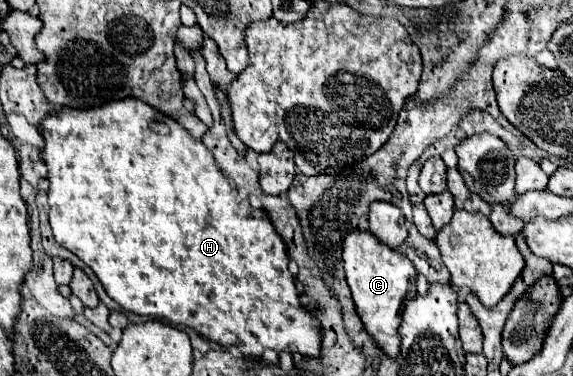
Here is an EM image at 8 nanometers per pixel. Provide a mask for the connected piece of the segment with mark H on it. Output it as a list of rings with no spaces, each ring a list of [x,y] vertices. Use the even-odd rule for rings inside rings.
[[[120,99],[120,101],[110,101],[102,107],[92,107],[92,109],[62,109],[58,113],[48,115],[42,121],[42,135],[46,139],[44,147],[44,161],[48,165],[48,203],[50,203],[50,227],[56,237],[56,241],[76,253],[100,279],[104,285],[106,293],[126,311],[146,315],[152,319],[160,319],[172,325],[182,325],[182,327],[192,327],[198,335],[204,339],[218,343],[222,347],[238,347],[238,351],[246,357],[260,359],[266,349],[276,351],[278,355],[282,351],[296,353],[302,357],[320,357],[322,351],[322,327],[316,315],[308,311],[306,305],[302,305],[300,297],[302,293],[296,287],[296,279],[288,271],[288,255],[286,255],[286,245],[282,237],[276,233],[272,221],[268,219],[264,209],[254,209],[248,199],[238,199],[238,189],[230,185],[230,181],[222,175],[222,171],[216,167],[212,153],[208,147],[204,147],[202,141],[192,139],[184,127],[180,127],[174,119],[168,119],[160,115],[156,109],[148,107],[144,101],[138,99]],[[154,119],[162,119],[168,127],[168,135],[158,135],[156,131],[150,129],[150,123]]]

